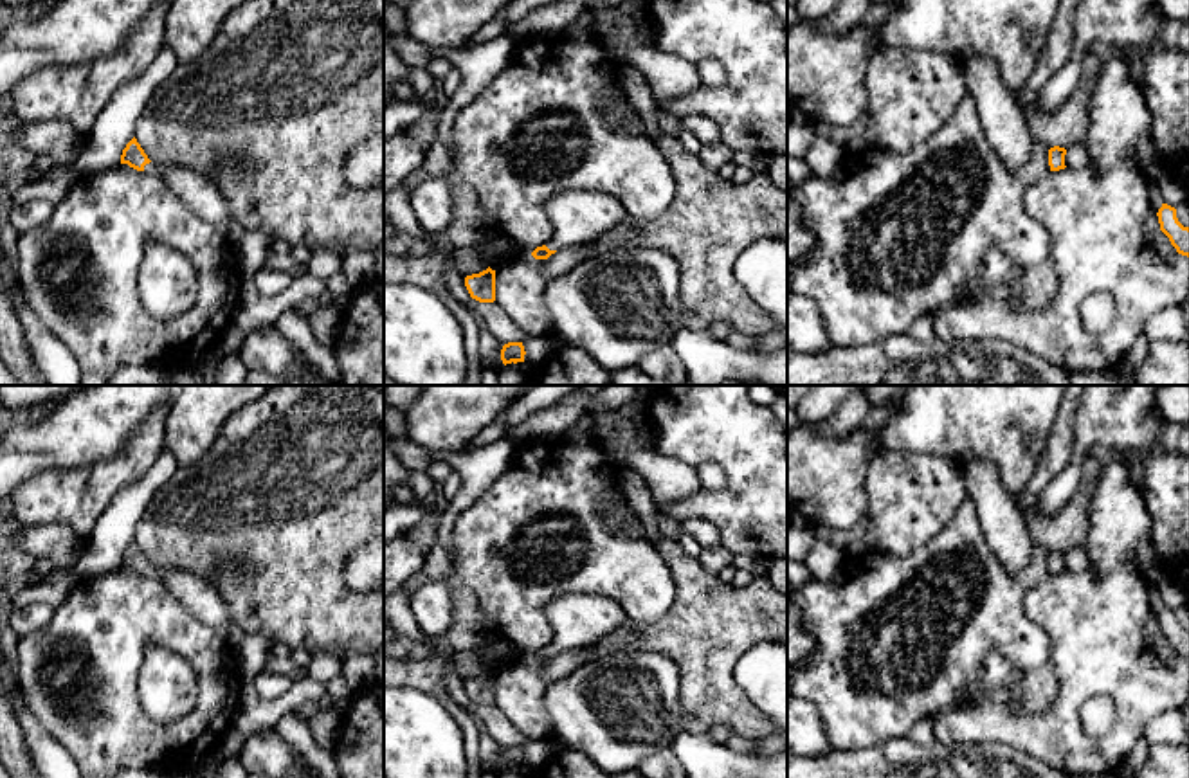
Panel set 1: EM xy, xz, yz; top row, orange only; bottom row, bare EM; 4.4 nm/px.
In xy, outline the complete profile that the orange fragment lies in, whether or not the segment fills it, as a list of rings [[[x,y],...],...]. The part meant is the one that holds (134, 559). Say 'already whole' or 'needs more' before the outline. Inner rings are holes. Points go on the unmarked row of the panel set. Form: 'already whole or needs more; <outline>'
needs more; [[[135,540],[123,553],[121,567],[128,567],[130,571],[137,574],[146,574],[155,580],[160,580],[162,573],[168,569],[168,567],[151,565]]]

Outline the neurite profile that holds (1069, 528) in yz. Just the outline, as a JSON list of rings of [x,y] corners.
[[[1088,456],[1081,465],[1081,481],[1074,497],[1050,519],[1041,519],[1038,508],[1029,528],[1047,553],[1054,549],[1068,553],[1086,544],[1090,533],[1090,506],[1101,468],[1101,461]]]

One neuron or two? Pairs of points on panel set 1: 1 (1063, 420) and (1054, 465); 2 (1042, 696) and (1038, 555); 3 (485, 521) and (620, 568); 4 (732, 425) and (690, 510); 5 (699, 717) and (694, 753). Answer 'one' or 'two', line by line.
1: one
2: one
3: one
4: one
5: two

